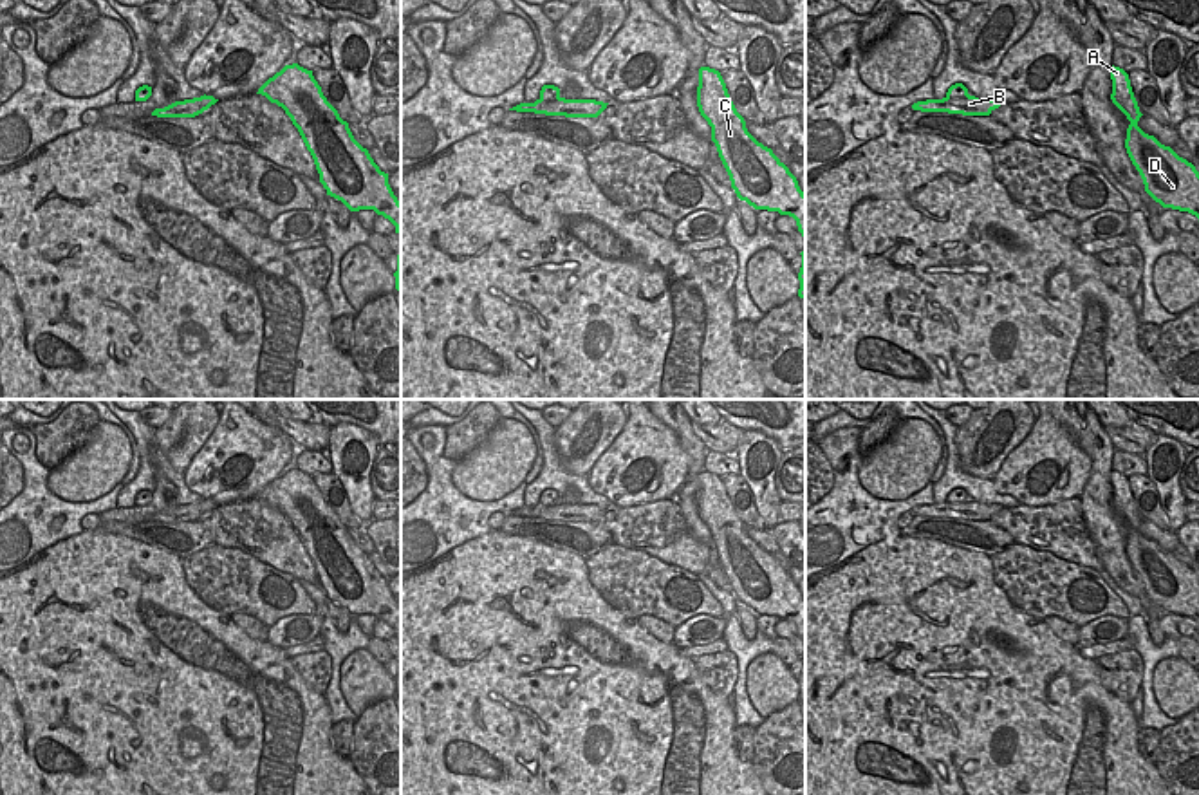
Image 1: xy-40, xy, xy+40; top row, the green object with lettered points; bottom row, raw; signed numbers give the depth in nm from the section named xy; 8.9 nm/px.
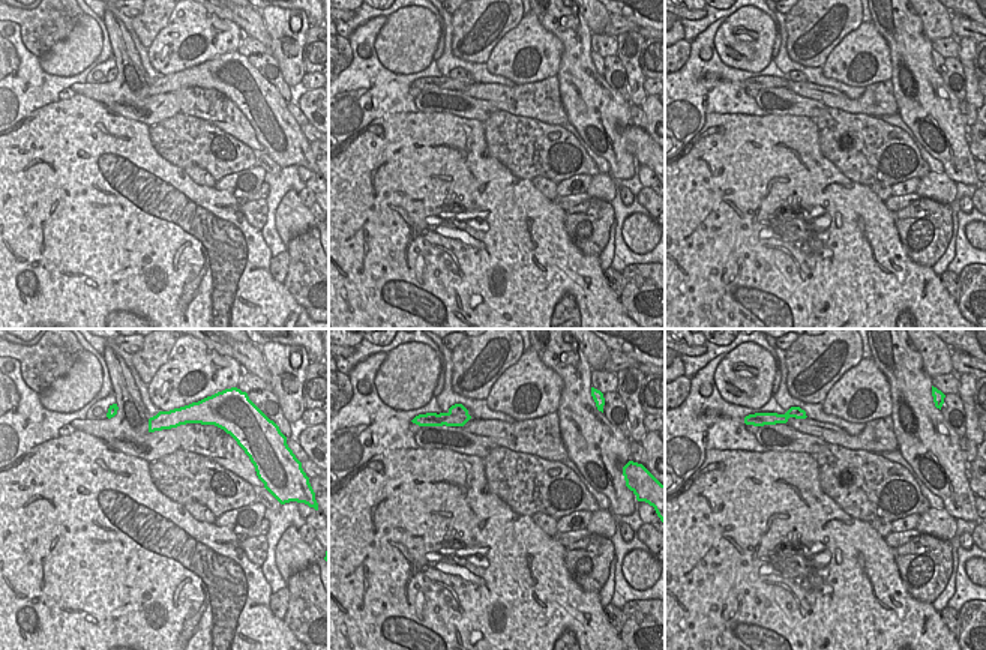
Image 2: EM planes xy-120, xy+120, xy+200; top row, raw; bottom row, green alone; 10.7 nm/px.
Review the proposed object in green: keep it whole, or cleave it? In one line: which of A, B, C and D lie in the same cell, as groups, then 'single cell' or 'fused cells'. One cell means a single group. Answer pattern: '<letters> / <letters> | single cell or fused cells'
A B C D | single cell

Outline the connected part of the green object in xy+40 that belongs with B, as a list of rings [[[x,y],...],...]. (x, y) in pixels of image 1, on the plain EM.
[[[955,488],[948,493],[943,504],[926,504],[912,510],[914,515],[921,517],[948,517],[962,520],[990,520],[1004,506],[1000,504],[979,504],[968,499],[962,488]]]

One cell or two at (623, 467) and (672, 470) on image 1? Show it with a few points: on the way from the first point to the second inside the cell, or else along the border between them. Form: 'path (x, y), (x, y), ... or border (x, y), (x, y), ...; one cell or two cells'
path (636, 458), (650, 456), (659, 463); one cell

